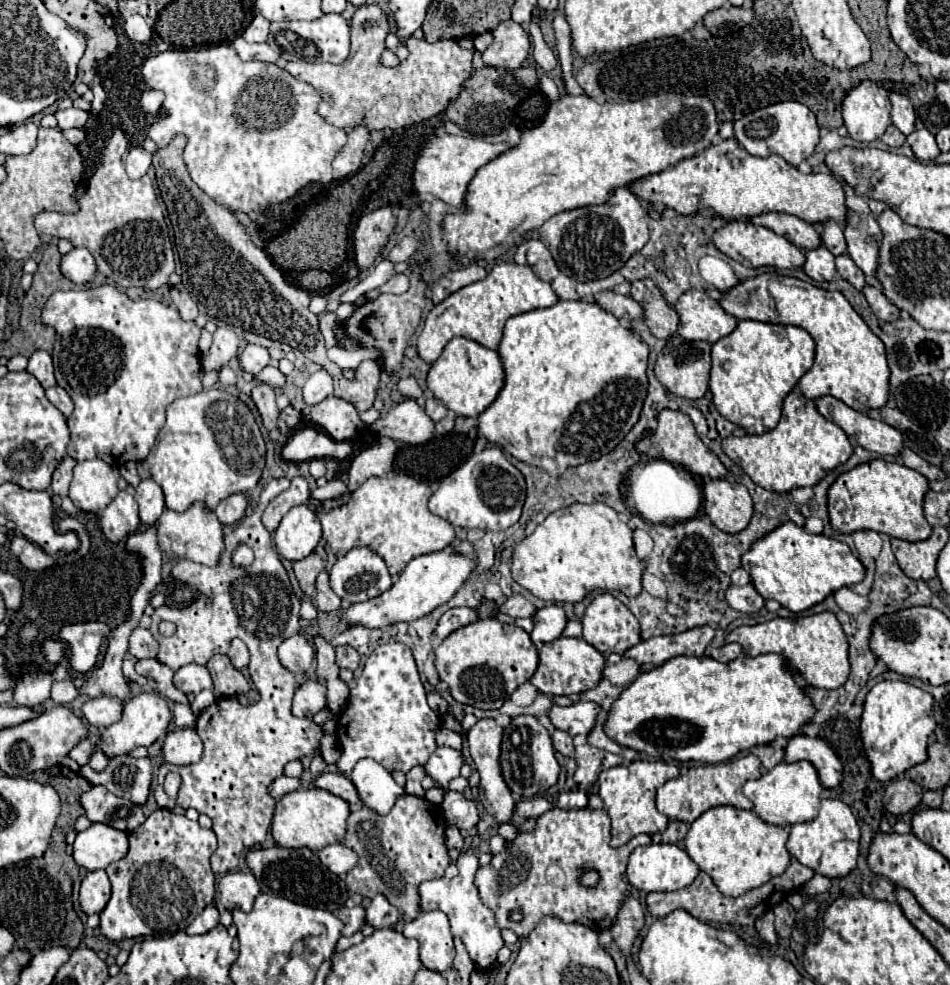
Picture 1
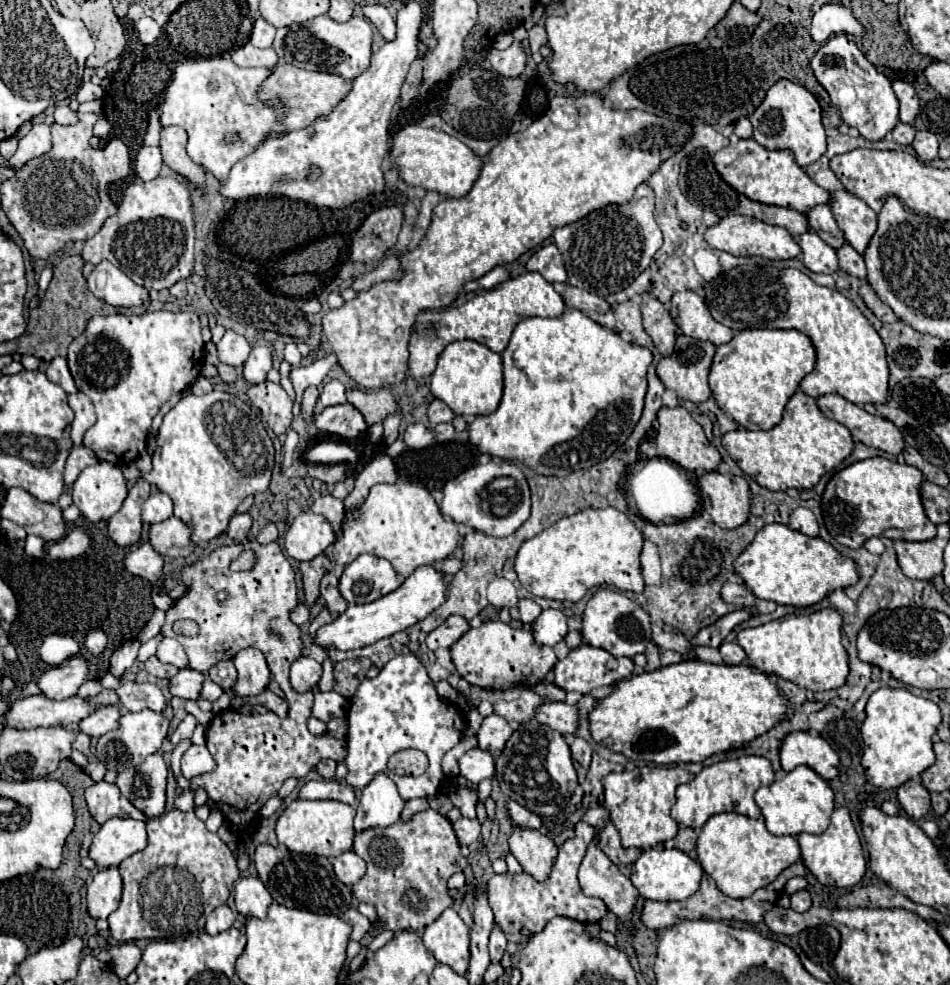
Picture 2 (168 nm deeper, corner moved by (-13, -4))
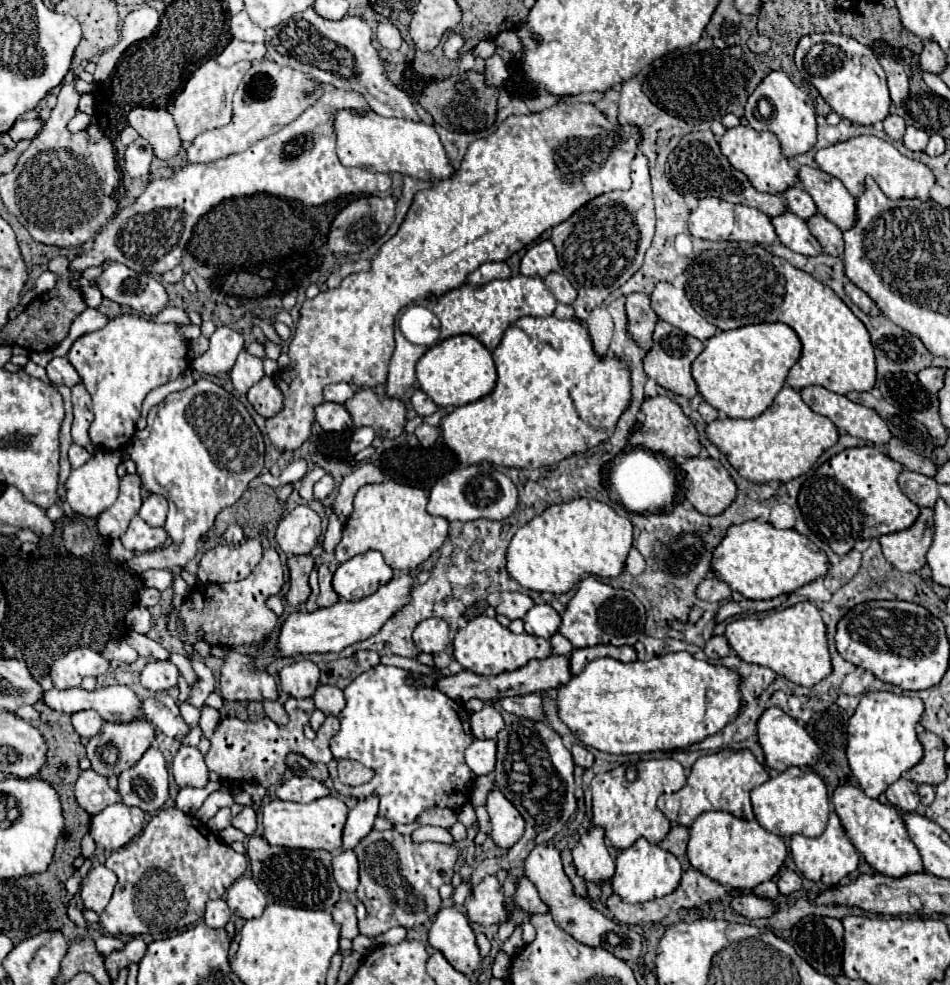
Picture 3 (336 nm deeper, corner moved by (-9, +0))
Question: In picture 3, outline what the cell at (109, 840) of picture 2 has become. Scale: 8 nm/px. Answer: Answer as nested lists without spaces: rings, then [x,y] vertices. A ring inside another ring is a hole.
[[[112,804],[100,814],[92,816],[90,836],[100,850],[120,850],[134,836],[140,834],[144,826],[144,812],[136,806],[128,808],[124,804]]]

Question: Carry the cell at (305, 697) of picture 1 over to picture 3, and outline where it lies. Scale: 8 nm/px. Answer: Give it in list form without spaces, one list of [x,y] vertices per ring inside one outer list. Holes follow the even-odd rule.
[[[318,686],[314,692],[314,704],[326,716],[338,716],[344,708],[344,694],[336,686]]]

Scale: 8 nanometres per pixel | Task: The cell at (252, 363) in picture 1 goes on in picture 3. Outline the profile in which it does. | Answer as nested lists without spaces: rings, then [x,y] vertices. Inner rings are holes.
[[[244,350],[238,356],[234,368],[230,370],[230,380],[232,380],[234,388],[240,394],[246,394],[248,388],[252,388],[262,378],[264,378],[264,362],[262,362],[262,358],[256,358],[256,356],[252,356],[252,354],[248,354]]]

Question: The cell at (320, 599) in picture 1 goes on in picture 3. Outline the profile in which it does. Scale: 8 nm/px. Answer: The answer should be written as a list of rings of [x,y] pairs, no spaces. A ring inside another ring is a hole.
[[[320,564],[318,566],[318,580],[320,580],[320,596],[318,596],[318,606],[320,608],[330,608],[338,602],[338,594],[332,588],[332,574],[330,570]]]

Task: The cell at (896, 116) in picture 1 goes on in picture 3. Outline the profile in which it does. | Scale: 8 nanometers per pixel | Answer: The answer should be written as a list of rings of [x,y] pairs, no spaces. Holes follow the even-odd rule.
[[[880,56],[880,64],[886,72],[888,78],[888,88],[890,88],[890,98],[894,102],[894,106],[902,106],[908,98],[908,74],[904,70],[902,64],[898,64],[896,60],[892,60],[890,56]]]

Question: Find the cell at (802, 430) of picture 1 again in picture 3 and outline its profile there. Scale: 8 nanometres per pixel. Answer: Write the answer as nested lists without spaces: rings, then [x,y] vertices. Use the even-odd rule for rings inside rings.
[[[784,386],[774,404],[758,418],[716,420],[708,424],[706,436],[744,478],[756,484],[768,484],[772,480],[788,482],[806,474],[816,460],[838,442],[838,428],[826,416],[812,412],[798,390]]]

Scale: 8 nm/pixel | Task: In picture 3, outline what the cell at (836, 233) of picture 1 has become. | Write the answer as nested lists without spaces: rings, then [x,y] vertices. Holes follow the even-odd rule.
[[[800,184],[788,188],[784,194],[786,194],[786,206],[788,206],[788,210],[794,212],[804,222],[808,222],[812,216],[818,214],[818,208],[816,208],[812,196]]]

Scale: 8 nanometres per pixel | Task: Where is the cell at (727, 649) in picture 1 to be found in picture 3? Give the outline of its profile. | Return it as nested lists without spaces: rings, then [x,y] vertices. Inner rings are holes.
[[[712,636],[712,640],[704,646],[704,654],[710,660],[722,660],[730,654],[730,644],[724,636]]]

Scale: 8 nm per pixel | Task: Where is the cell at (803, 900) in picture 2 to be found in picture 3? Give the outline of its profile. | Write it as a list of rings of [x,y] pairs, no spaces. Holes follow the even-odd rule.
[[[782,868],[782,870],[780,870],[778,888],[780,888],[780,894],[782,894],[782,896],[792,896],[794,892],[802,890],[802,878],[800,878],[796,872],[792,872],[792,870],[788,870],[788,868]]]

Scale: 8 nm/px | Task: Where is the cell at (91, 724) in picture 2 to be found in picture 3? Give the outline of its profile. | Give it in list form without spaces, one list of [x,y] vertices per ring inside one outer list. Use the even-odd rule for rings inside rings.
[[[82,710],[72,714],[72,726],[76,728],[76,732],[84,738],[92,738],[100,732],[104,720],[96,710]]]

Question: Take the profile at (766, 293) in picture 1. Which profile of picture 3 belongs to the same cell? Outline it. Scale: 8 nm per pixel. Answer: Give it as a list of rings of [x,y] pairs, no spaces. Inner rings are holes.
[[[740,244],[728,250],[708,250],[694,258],[694,262],[686,268],[686,294],[692,302],[694,310],[718,326],[720,330],[734,330],[746,324],[762,324],[762,322],[784,322],[788,324],[802,342],[802,356],[792,366],[786,384],[802,390],[808,386],[824,386],[836,394],[848,392],[870,392],[876,382],[876,360],[874,348],[870,342],[870,334],[860,318],[834,294],[830,286],[820,284],[804,270],[794,268],[778,256],[772,256],[762,246],[756,244]]]

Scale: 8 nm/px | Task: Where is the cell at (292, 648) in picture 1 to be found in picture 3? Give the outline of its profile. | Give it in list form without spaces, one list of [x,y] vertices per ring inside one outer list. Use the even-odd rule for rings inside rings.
[[[300,660],[284,666],[278,674],[280,688],[294,698],[312,696],[318,686],[318,666],[312,660]]]

